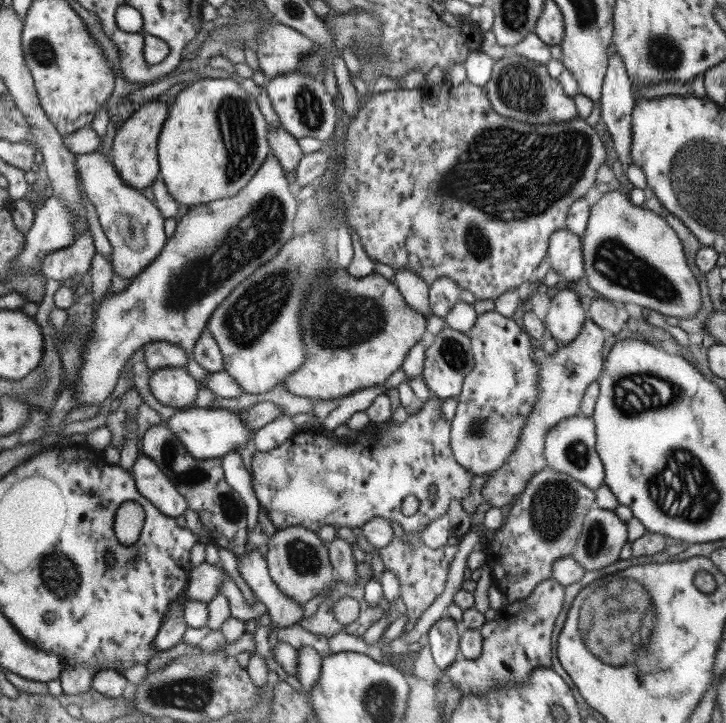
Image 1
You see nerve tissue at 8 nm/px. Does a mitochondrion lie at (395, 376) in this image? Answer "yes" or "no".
no

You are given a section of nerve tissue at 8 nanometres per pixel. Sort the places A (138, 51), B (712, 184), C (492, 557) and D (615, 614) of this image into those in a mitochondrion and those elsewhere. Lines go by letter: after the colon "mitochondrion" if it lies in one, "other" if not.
A: other
B: mitochondrion
C: other
D: mitochondrion

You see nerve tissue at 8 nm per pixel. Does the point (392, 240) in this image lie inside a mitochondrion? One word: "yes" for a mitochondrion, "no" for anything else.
no

